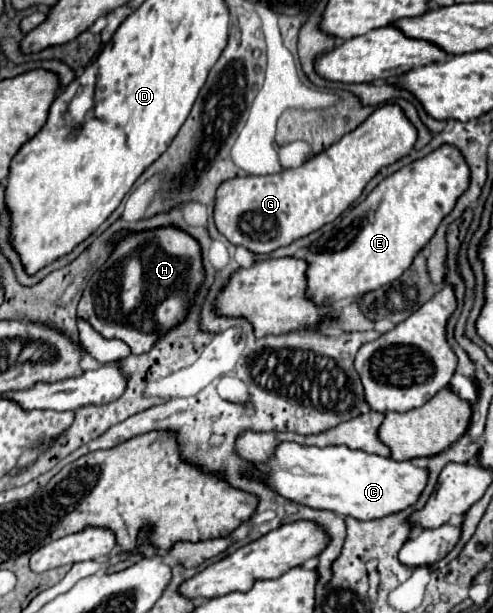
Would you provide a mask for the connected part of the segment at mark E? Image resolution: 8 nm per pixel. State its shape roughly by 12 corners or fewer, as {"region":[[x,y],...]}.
{"region":[[455,145],[309,247],[317,305],[393,283],[467,191]]}

